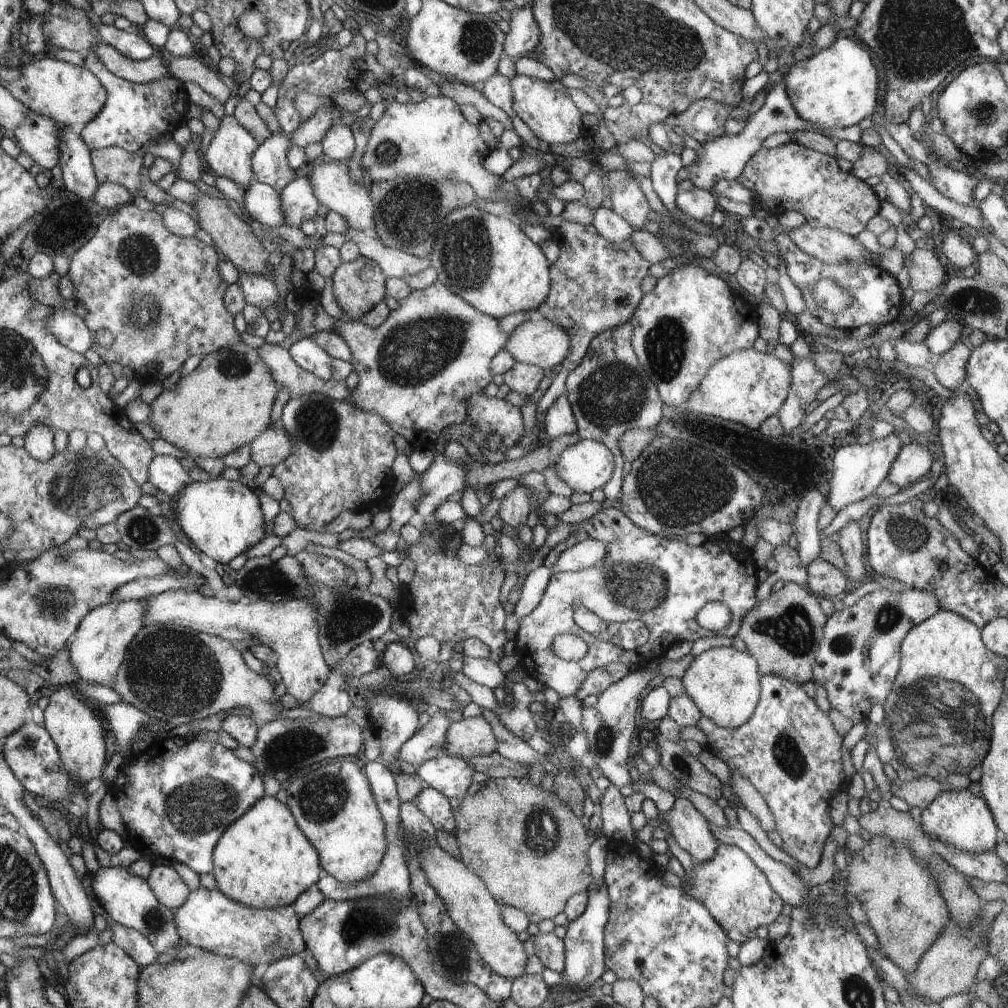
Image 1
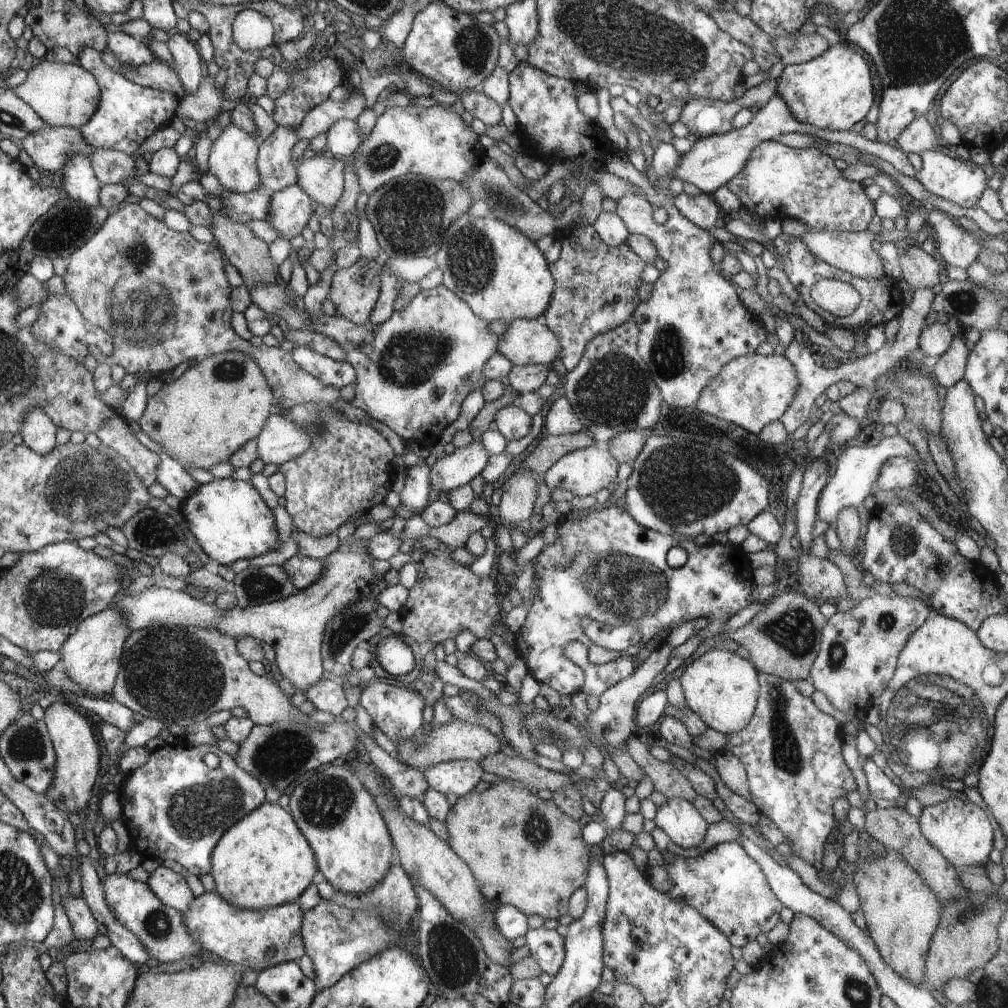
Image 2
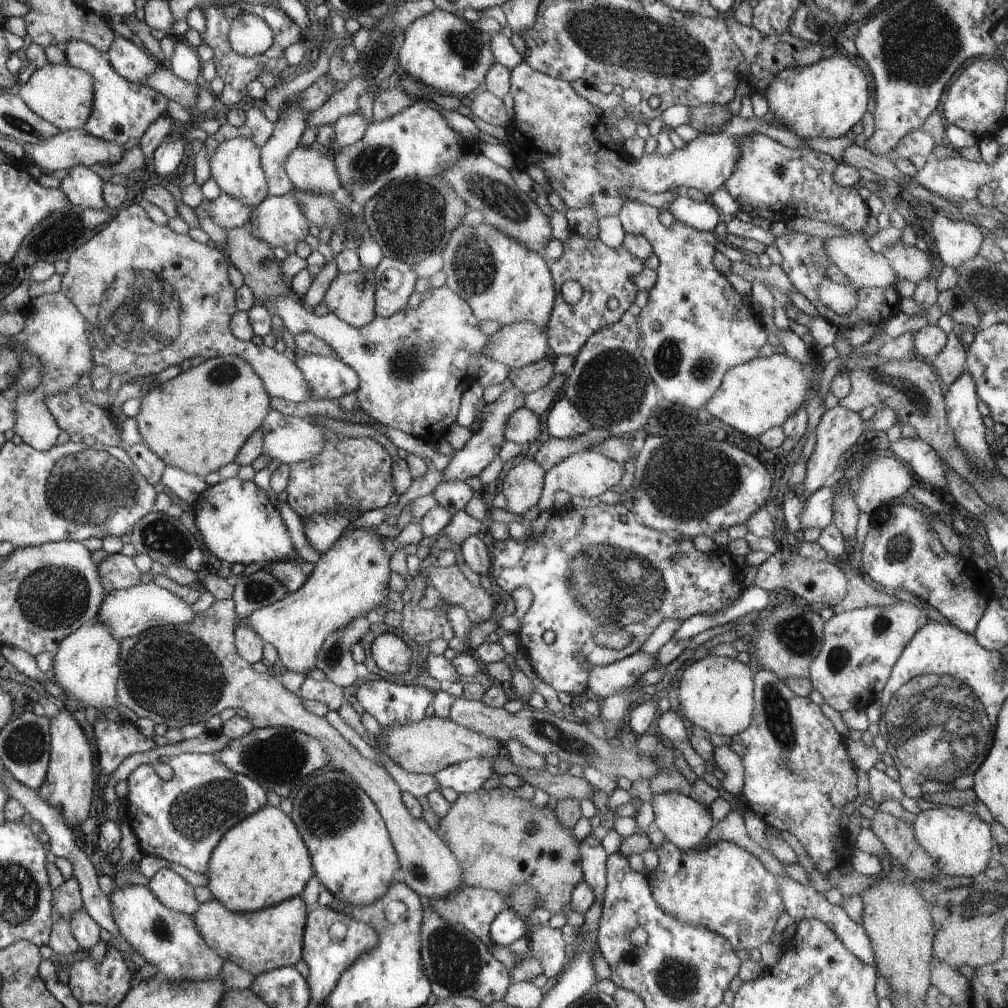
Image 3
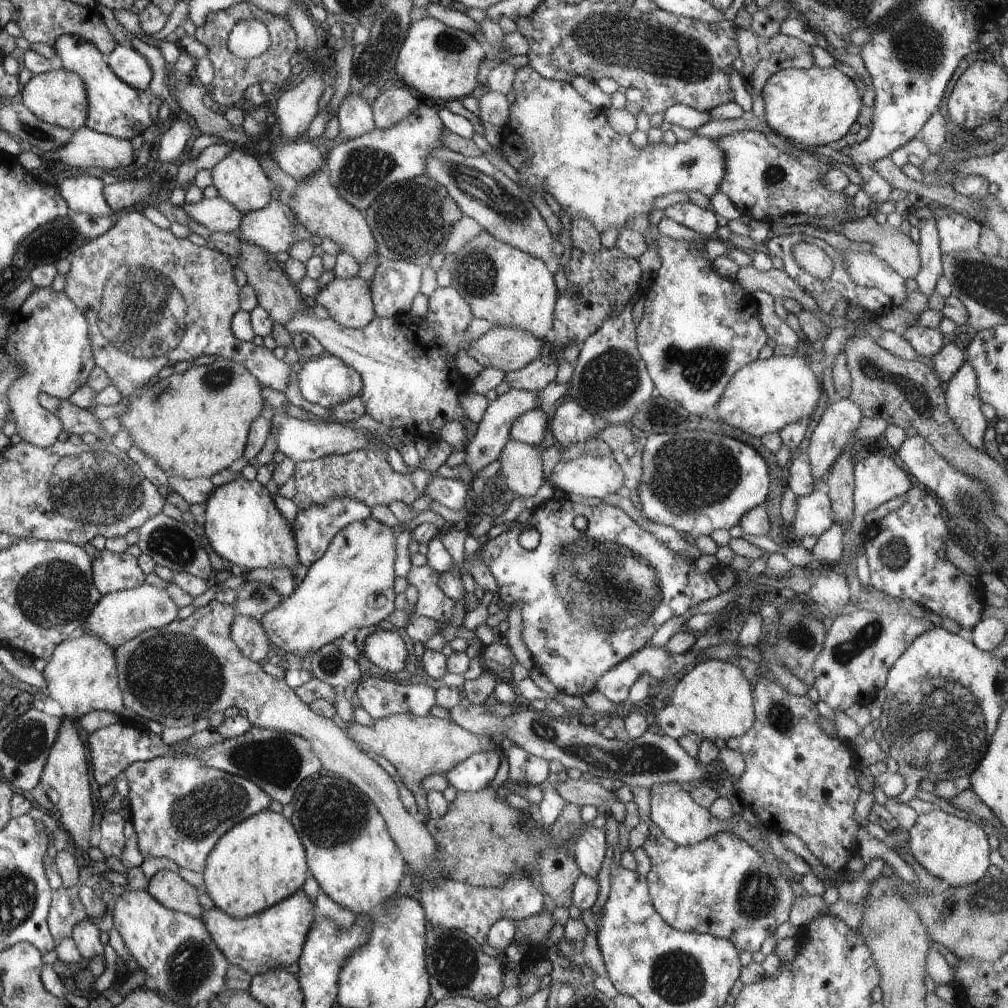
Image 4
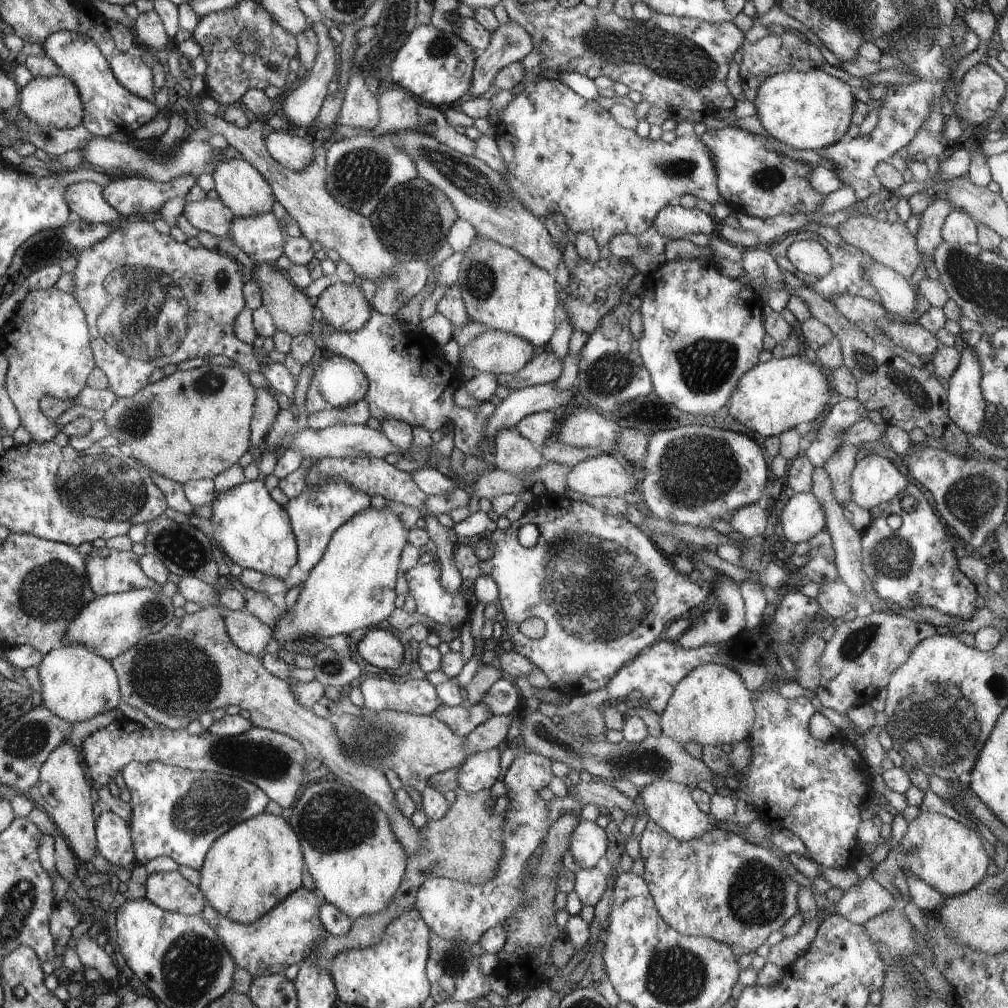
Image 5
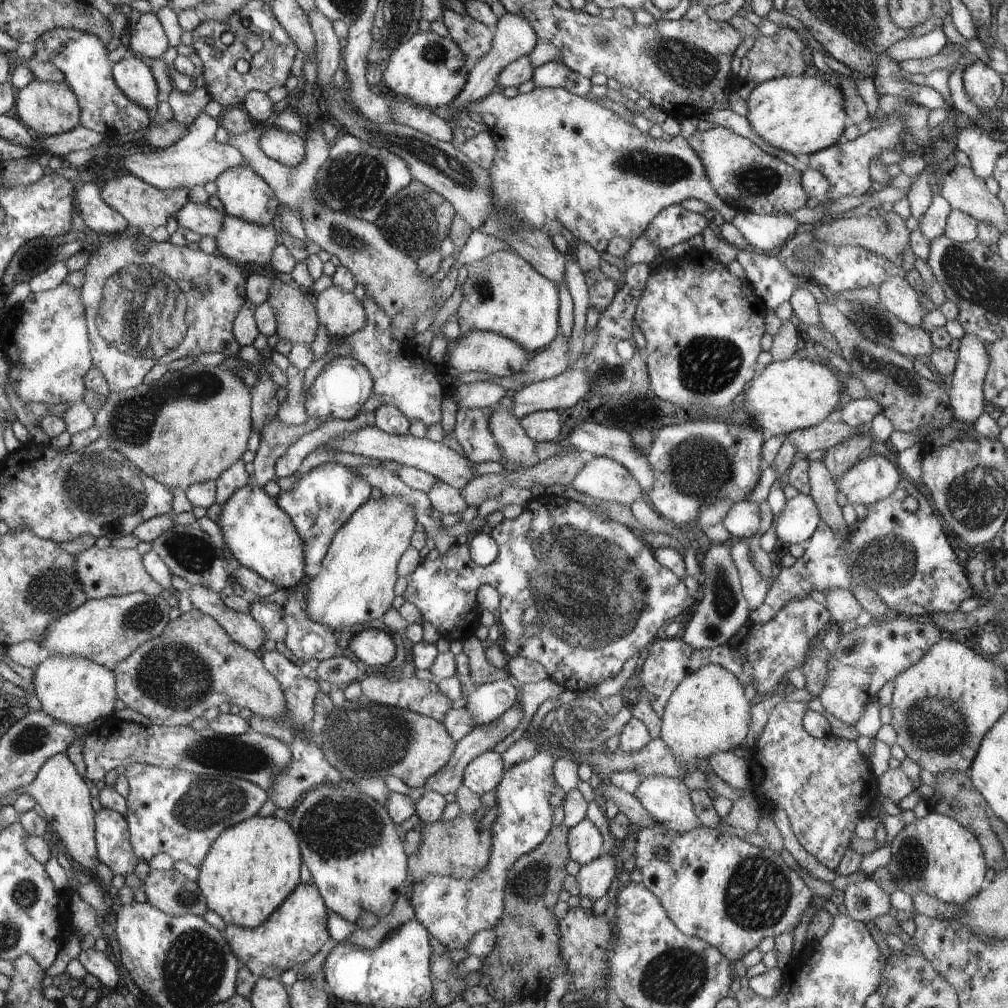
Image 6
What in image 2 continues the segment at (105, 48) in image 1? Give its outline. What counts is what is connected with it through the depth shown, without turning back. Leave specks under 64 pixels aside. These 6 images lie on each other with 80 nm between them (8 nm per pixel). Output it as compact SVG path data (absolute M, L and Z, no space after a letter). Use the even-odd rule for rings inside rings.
M108 50L102 53L105 54L105 62L108 62L114 70L124 74L126 78L131 79L133 83L172 93L182 100L188 95L182 81L177 77L175 70L158 58L149 65L123 67Z

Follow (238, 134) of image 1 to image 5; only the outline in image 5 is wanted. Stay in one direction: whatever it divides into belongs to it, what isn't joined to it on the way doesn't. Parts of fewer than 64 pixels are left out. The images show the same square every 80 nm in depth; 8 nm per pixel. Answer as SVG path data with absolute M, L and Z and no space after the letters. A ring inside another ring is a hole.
M240 155L216 164L213 172L212 178L219 199L231 210L234 217L255 217L272 212L276 200L272 196L273 190L270 190L270 183L255 166L242 159Z

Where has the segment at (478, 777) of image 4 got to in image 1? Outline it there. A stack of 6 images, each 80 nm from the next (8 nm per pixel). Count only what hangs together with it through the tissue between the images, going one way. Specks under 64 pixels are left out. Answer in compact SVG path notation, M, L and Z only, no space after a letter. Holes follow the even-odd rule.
M443 754L436 759L428 759L416 768L416 773L425 786L435 788L449 799L462 799L472 784L475 770L466 759Z

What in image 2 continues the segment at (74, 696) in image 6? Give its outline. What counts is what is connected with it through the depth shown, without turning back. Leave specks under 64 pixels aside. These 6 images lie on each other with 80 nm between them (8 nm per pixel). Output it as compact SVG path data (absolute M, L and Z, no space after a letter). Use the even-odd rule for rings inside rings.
M109 606L107 609L92 615L82 622L79 629L63 642L59 650L60 659L63 661L68 678L87 693L85 696L104 698L104 694L112 694L114 692L120 668L119 660L123 656L124 643L127 640L127 636L132 632L125 620L121 611L117 611L115 607Z

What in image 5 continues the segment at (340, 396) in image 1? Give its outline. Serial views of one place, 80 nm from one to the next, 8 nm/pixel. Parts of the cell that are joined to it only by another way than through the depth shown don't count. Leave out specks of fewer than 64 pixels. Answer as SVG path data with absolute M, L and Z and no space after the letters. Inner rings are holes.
M128 217L123 218L121 227L111 232L108 238L86 247L75 257L78 265L74 271L75 289L72 294L87 311L95 366L107 376L109 389L117 397L138 393L149 384L148 379L156 368L178 365L198 356L223 354L236 361L240 368L259 371L258 354L267 352L242 342L234 331L235 318L245 307L245 298L242 298L245 284L242 268L230 256L202 246L191 248L157 232L150 219Z

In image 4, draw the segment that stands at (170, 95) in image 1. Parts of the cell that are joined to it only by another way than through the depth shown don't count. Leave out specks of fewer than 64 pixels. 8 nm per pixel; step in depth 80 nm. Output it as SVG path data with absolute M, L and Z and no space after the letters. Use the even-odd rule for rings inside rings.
M65 34L59 36L52 46L60 64L67 71L72 71L83 79L87 91L87 122L86 127L93 131L107 134L122 140L131 140L134 136L140 136L147 128L150 128L158 120L158 107L162 99L168 98L162 91L139 91L125 83L115 74L106 57L84 38Z

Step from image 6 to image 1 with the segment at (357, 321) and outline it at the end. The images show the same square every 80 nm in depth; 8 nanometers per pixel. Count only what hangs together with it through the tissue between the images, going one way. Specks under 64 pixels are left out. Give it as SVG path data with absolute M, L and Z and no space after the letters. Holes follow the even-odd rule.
M360 255L355 261L342 263L332 275L332 292L341 306L346 319L360 320L385 297L386 272L374 259Z

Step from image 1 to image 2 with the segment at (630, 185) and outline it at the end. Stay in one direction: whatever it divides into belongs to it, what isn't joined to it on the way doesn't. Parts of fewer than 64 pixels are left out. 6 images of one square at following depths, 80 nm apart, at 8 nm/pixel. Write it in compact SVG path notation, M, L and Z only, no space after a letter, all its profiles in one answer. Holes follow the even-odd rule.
M667 137L659 141L654 151L651 167L659 174L656 190L662 196L662 205L669 214L668 221L661 225L654 221L652 206L641 195L626 195L617 202L616 214L624 221L630 234L644 235L656 247L657 256L666 262L666 268L660 273L653 284L652 294L647 301L640 301L633 312L632 319L638 325L640 334L637 342L637 351L645 360L645 366L653 377L662 396L662 402L672 406L692 406L701 394L711 385L711 382L720 374L720 371L732 359L755 353L756 348L766 341L768 335L762 328L759 315L754 314L740 301L736 288L726 278L720 275L711 259L711 250L716 238L710 231L701 229L693 222L686 220L680 211L673 205L673 198L666 196L668 185L673 178L673 170L680 162L681 154Z

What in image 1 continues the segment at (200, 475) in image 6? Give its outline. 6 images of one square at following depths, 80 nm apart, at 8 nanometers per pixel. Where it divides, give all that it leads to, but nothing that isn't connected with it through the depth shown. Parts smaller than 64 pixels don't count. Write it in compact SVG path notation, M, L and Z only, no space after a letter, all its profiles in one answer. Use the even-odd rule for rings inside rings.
M240 342L227 349L207 354L194 371L180 377L174 390L164 389L151 403L147 424L159 438L192 457L222 458L241 446L250 444L268 428L268 424L272 422L270 410L276 394L278 384L271 377L271 372L258 349Z

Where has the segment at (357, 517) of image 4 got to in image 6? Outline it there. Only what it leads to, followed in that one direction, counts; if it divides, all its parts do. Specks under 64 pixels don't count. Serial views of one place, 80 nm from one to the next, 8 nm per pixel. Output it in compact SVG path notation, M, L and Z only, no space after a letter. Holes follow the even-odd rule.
M332 461L302 473L291 490L281 490L276 496L276 504L291 515L297 530L304 538L305 572L308 577L315 577L320 572L335 534L347 524L356 509L370 498L370 485L352 467Z

